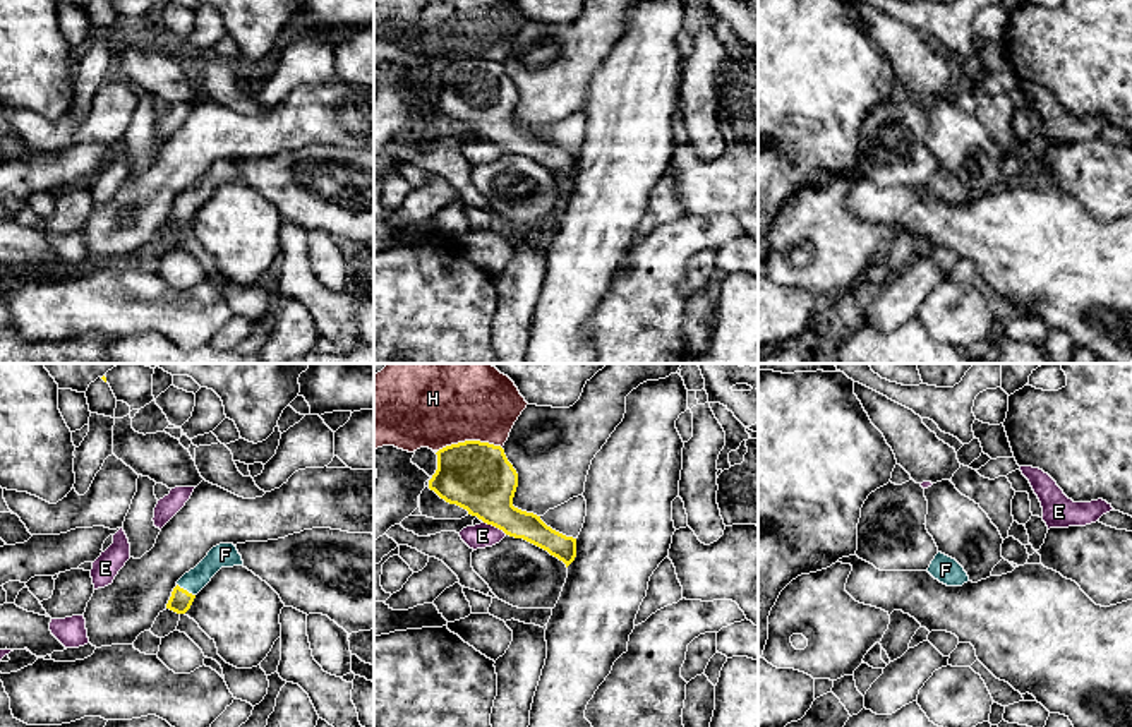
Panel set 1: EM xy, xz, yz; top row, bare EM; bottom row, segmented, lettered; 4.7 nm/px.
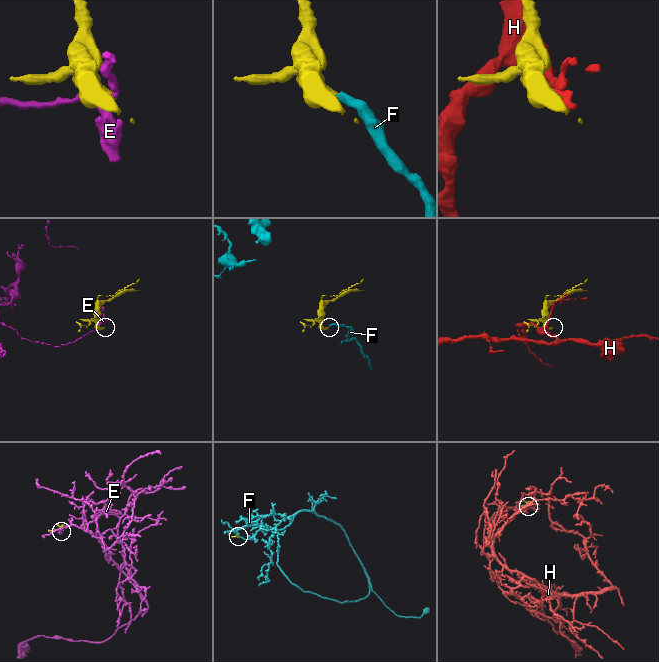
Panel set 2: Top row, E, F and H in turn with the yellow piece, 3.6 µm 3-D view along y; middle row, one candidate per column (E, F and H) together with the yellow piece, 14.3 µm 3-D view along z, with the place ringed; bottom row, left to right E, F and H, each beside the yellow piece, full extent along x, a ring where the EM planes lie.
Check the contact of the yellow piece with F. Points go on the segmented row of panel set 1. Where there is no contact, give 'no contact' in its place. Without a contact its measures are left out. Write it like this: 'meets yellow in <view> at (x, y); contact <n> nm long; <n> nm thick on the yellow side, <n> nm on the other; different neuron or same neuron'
meets yellow in xy at (186, 590); contact 110 nm long; 110 nm thick on the yellow side, 110 nm on the other; same neuron

